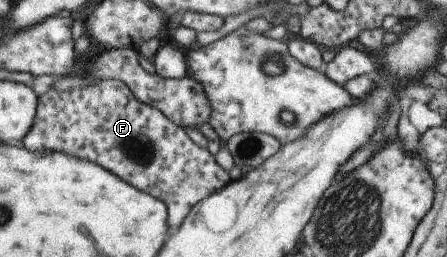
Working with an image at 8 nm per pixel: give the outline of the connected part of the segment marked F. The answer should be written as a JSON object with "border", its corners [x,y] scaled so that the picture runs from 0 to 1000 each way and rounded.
{"border":[[[260,307],[217,311],[157,350],[110,342],[83,377],[74,479],[45,560],[49,553],[67,591],[139,591],[174,623],[224,638],[237,669],[277,700],[295,732],[362,786],[376,817],[371,872],[380,887],[403,879],[403,856],[412,856],[412,833],[421,833],[434,794],[515,704],[508,669],[481,634],[479,611],[461,580],[430,556],[407,494],[389,482],[356,428],[304,389],[284,327]]]}

